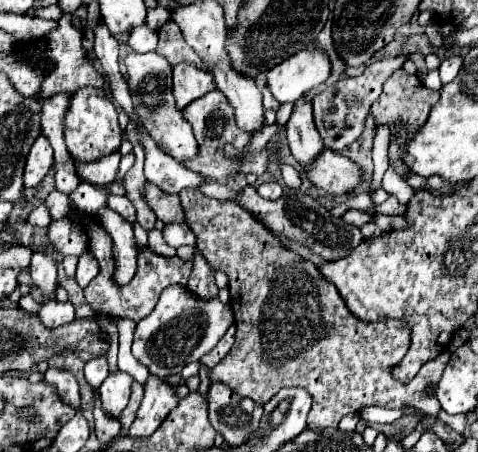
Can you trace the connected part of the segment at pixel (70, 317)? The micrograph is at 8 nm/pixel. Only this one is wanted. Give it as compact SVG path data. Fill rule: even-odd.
M46 301L40 305L40 311L38 311L38 317L40 321L54 329L54 327L60 327L60 325L66 325L70 321L74 321L74 305L72 303L60 303L60 301Z

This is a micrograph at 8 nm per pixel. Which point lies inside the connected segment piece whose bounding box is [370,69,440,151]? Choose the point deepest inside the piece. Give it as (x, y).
(405, 103)

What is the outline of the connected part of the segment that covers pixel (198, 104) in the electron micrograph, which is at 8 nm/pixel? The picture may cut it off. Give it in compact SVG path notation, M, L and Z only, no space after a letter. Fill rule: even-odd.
M214 89L210 93L206 93L198 101L192 101L190 105L186 105L186 109L182 113L184 113L184 119L192 125L194 137L196 137L198 147L200 147L198 157L194 161L190 161L188 167L194 171L200 171L202 175L206 175L210 179L236 177L244 157L228 157L224 153L224 147L232 145L236 151L242 153L250 145L252 137L248 133L242 133L242 129L238 129L238 125L234 121L234 109L230 109L230 103L226 101L226 97L222 97L222 91Z

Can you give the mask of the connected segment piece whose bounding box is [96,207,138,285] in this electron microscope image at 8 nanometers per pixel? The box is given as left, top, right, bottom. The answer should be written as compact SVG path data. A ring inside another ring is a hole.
M104 207L96 213L96 219L104 225L104 229L110 233L114 241L114 259L116 263L126 263L126 265L116 265L114 279L118 285L124 285L132 279L136 271L136 239L132 233L132 225L118 215L116 211ZM120 273L120 275L118 275Z

